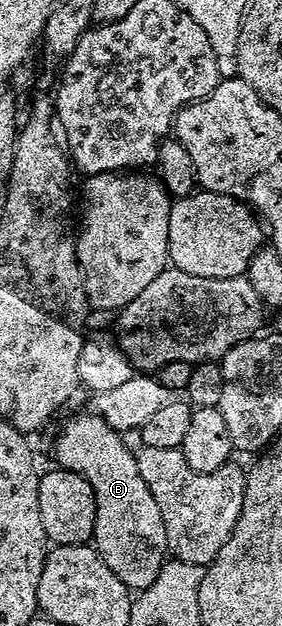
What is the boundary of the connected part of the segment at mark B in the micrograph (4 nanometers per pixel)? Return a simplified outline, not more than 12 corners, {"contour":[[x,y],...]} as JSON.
{"contour":[[99,412],[59,431],[54,457],[92,487],[92,538],[141,591],[168,546],[135,450]]}

